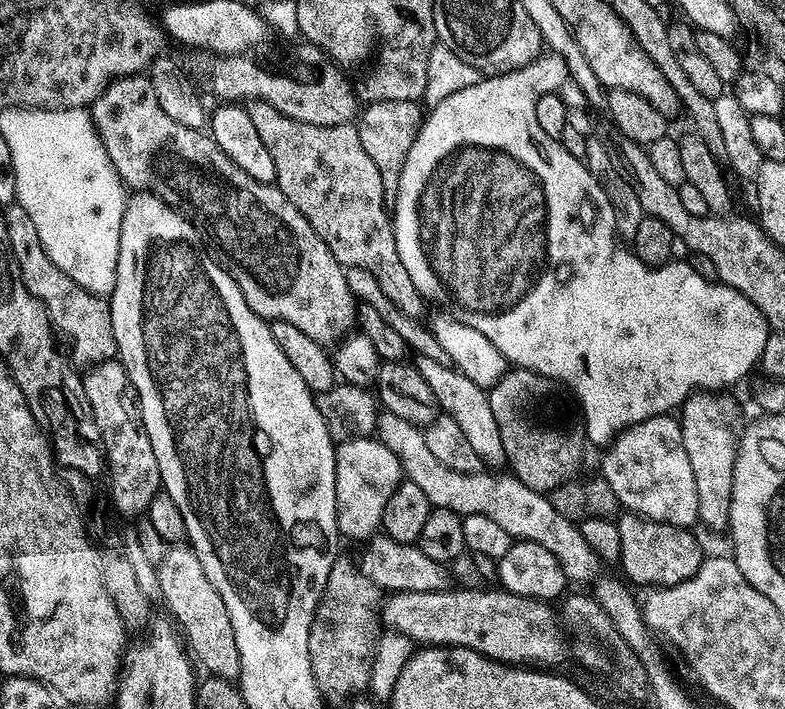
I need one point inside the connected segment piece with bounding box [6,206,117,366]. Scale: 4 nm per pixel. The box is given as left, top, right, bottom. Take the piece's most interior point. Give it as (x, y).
(84, 316)

